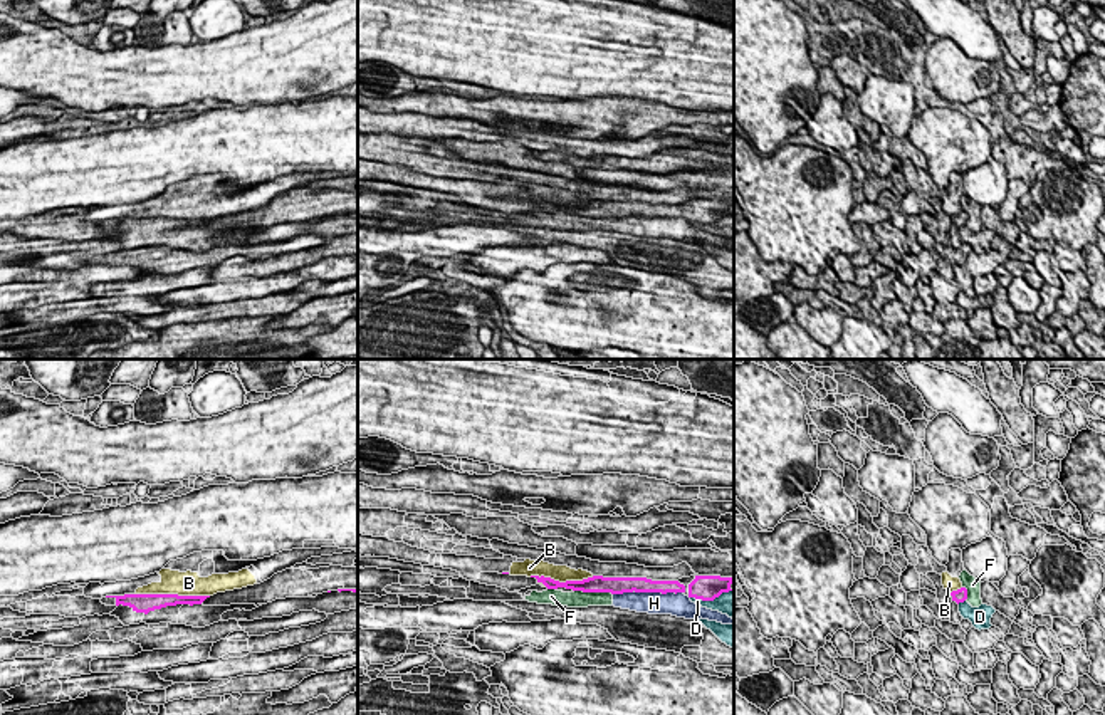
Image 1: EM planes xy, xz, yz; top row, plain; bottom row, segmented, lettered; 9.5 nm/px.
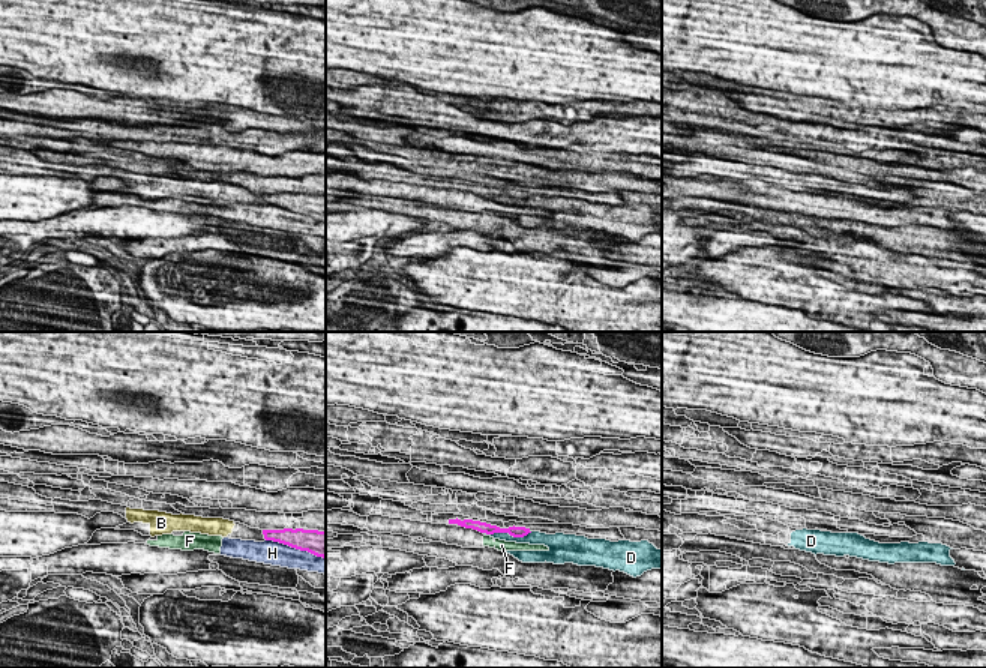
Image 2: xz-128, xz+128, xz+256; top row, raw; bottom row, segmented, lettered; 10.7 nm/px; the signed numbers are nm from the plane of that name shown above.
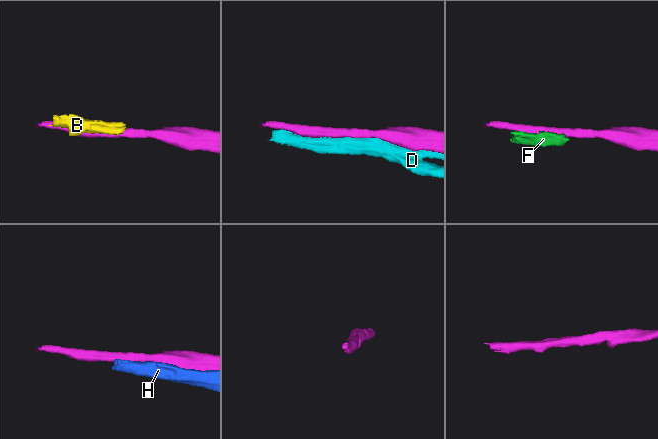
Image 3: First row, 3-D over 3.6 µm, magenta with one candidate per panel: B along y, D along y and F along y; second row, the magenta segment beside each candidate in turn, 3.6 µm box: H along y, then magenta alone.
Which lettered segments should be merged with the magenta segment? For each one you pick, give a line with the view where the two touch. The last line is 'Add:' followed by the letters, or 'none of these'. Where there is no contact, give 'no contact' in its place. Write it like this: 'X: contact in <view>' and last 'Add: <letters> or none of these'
Add: none of these

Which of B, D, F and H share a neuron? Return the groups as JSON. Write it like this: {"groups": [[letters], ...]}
{"groups": [["B"], ["D"], ["F", "H"]]}

